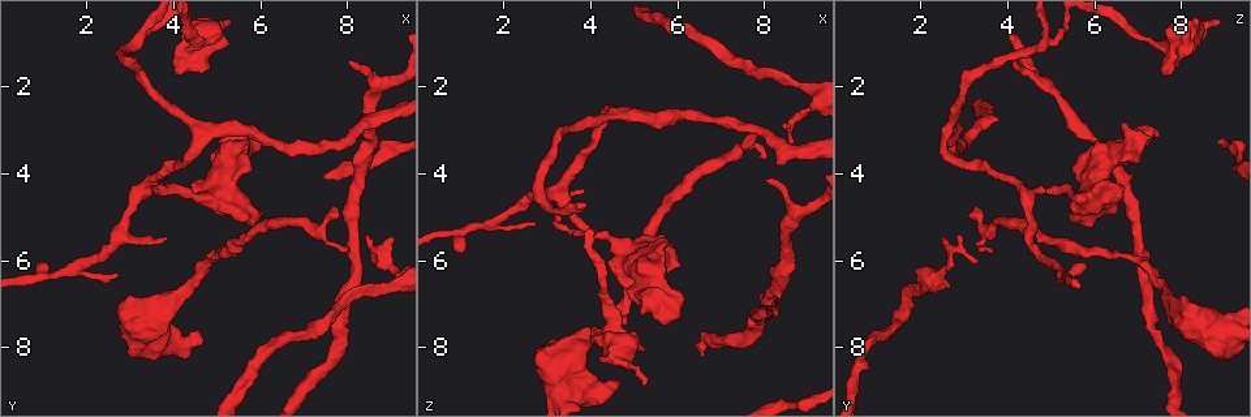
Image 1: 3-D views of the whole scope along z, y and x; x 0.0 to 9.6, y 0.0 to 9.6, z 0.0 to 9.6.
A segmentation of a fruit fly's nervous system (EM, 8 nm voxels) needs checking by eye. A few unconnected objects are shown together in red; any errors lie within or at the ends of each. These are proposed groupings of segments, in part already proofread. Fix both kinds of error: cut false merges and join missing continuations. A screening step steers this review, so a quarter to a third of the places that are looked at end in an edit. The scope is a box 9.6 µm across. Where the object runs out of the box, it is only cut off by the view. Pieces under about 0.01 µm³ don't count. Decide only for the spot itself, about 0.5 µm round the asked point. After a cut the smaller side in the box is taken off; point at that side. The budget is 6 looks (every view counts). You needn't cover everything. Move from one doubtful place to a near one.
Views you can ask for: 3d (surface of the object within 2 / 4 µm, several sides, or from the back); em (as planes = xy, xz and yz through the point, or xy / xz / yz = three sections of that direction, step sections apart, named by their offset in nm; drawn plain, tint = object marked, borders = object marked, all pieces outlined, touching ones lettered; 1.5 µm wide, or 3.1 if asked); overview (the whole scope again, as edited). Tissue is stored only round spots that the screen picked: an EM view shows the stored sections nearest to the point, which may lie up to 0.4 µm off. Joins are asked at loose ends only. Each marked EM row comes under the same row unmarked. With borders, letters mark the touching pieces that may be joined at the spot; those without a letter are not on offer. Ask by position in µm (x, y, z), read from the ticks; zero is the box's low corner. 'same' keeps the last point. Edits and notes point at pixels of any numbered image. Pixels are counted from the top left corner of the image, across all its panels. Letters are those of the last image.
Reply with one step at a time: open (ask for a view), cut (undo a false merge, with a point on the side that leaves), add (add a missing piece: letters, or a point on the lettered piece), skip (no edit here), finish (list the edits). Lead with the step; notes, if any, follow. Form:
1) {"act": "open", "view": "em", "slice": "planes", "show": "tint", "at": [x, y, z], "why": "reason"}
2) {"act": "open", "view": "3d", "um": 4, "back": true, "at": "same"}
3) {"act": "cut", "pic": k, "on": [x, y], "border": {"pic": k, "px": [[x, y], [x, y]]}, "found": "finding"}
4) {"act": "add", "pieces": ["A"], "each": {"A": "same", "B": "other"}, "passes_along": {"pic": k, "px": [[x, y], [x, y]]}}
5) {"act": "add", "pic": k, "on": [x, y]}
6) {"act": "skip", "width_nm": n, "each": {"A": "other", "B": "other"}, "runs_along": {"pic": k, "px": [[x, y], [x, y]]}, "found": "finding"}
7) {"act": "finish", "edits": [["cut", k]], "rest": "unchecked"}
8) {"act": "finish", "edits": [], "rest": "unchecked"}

{"act": "open", "view": "3d", "um": 2, "at": [9.15, 6.55, 2.05], "why": "sudden change in width"}

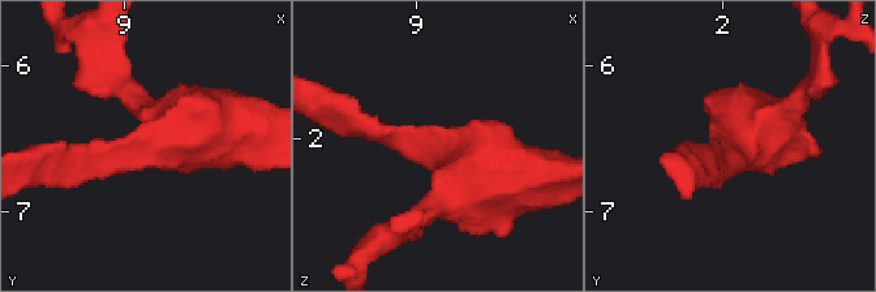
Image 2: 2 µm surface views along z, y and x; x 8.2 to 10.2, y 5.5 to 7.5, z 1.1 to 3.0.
{"act": "open", "view": "em", "slice": "planes", "show": "borders", "at": [9.16, 6.60, 2.10]}

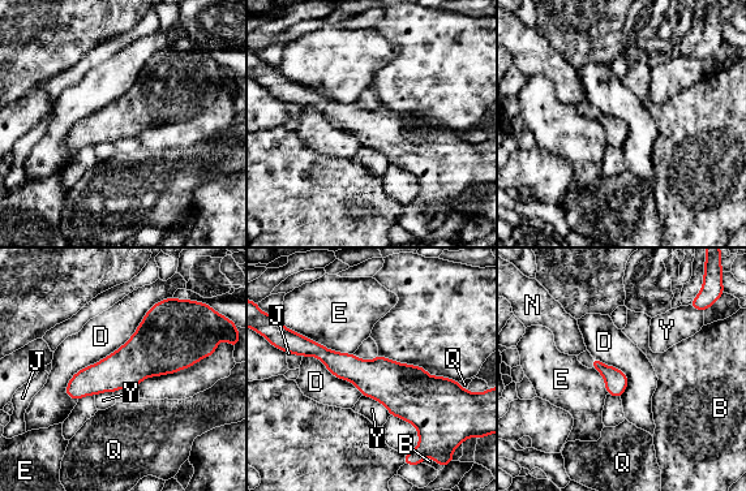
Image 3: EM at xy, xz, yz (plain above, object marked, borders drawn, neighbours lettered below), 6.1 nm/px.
{"act": "skip", "longest_contact_nm": ["D", 900], "each": {"B": "other", "D": "other", "E": "other", "J": "other", "N": "other", "Q": "other", "Y": "other"}, "border": {"pic": 3, "px": [[171, 297], [80, 369], [65, 395]]}, "found": "continuous, no second cell"}

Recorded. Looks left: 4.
{"act": "open", "view": "3d", "um": 2, "at": [3.85, 5.45, 4.35], "why": "free end"}

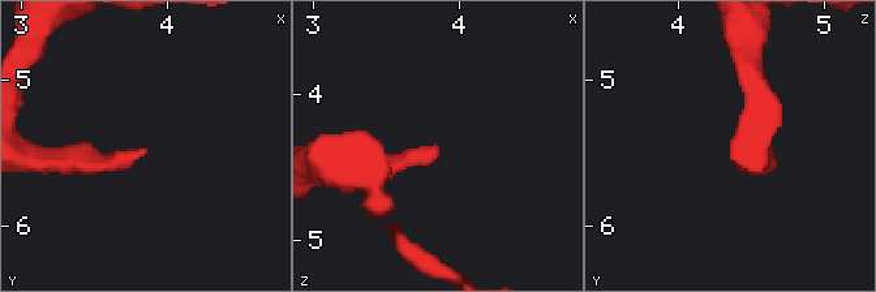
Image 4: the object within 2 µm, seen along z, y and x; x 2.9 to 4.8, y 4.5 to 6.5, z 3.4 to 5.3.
{"act": "open", "view": "em", "slice": "yz", "step": 8, "show": "borders", "at": [3.82, 5.50, 4.32]}

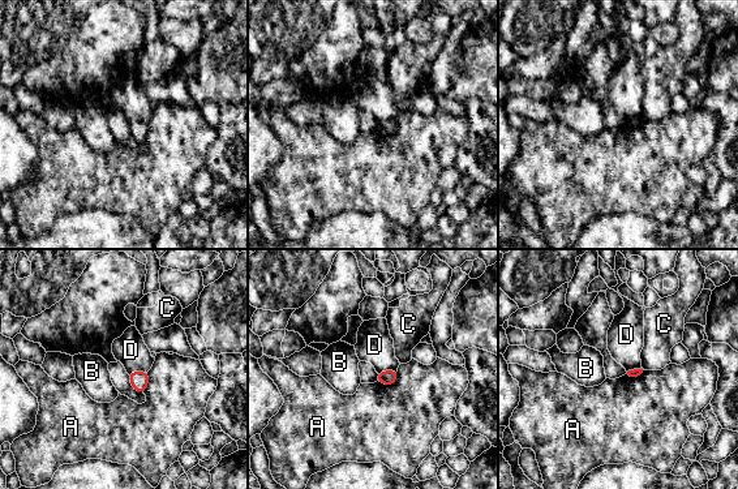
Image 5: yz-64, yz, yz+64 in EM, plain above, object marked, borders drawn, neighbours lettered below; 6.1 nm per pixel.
{"act": "skip", "each": {"A": "other", "B": "other", "C": "other", "D": "other"}, "found": "no lettered piece goes on from it"}

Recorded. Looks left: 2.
{"act": "open", "view": "3d", "um": 2, "at": [3.10, 1.05, 4.90]}

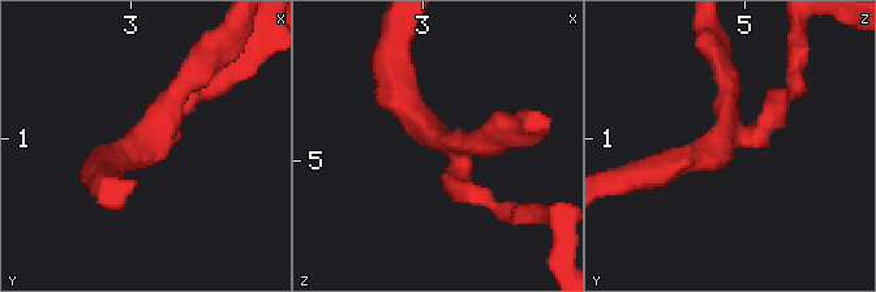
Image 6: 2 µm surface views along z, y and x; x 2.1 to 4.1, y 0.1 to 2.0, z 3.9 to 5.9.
{"act": "open", "view": "em", "slice": "planes", "show": "borders", "at": [3.14, 1.02, 4.88], "arms": 3, "arm_widths_nm": [160, 180, 200]}

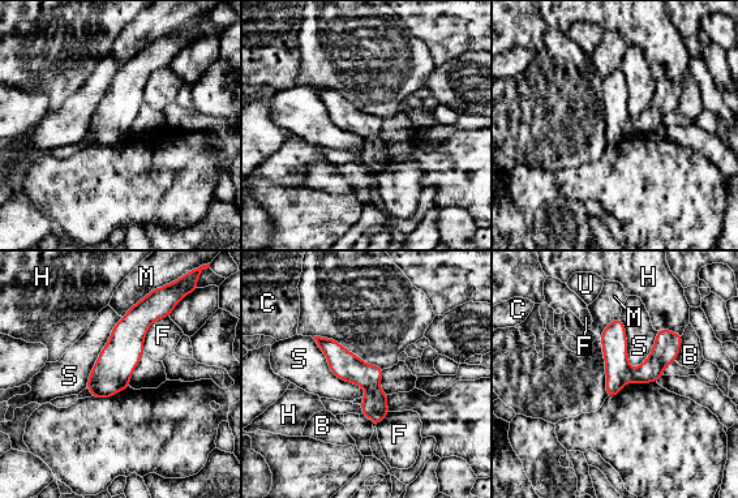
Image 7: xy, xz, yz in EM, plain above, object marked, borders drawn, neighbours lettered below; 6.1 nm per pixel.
{"act": "cut", "pic": 7, "on": [374, 404], "longest_contact_nm": ["S", 340], "each": {"B": "other", "C": "other", "F": "other", "H": "other", "M": "other", "S": "other", "U": "other"}, "border": {"pic": 7, "px": [[377, 386], [367, 389]]}, "found": "a second cell is stuck on"}

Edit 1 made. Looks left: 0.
{"act": "finish", "edits": [["cut", 7]], "rest": "unchecked"}

